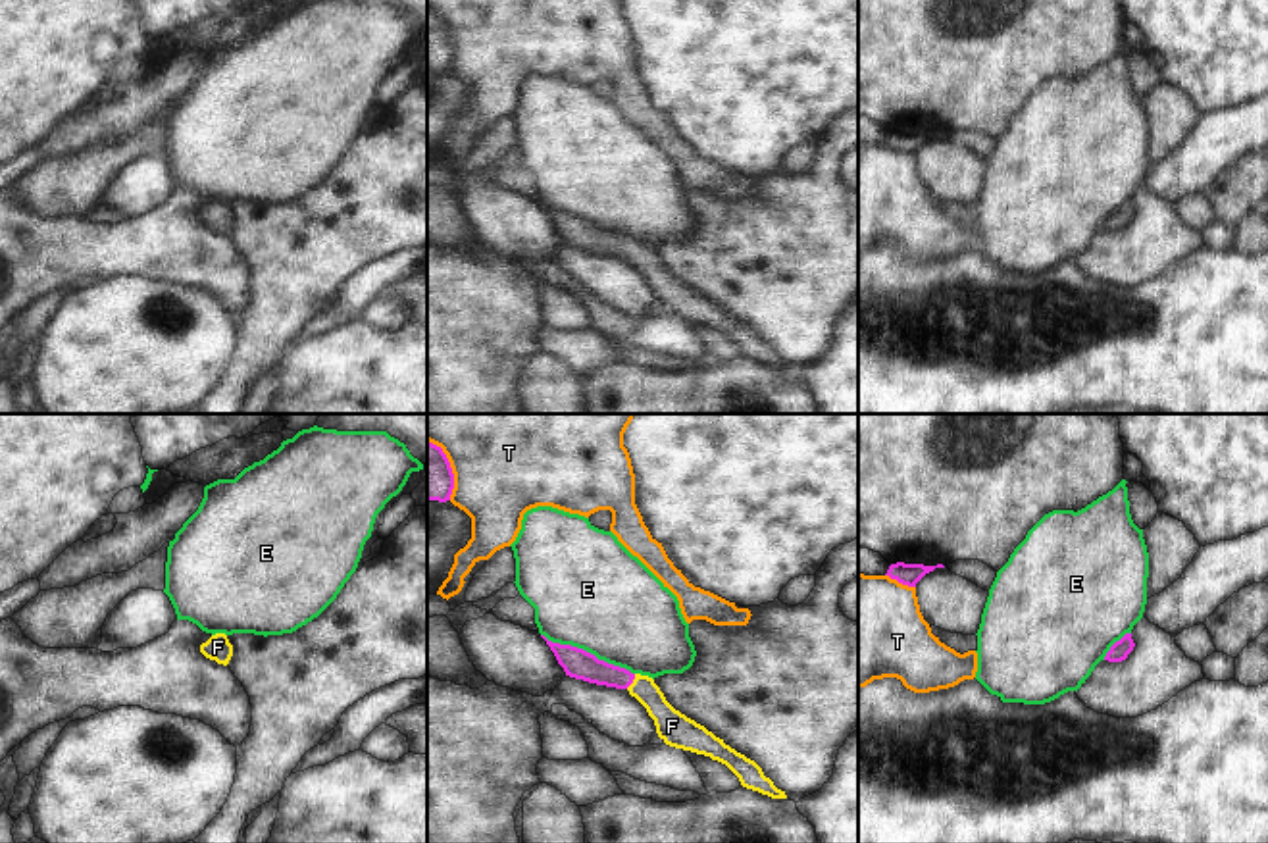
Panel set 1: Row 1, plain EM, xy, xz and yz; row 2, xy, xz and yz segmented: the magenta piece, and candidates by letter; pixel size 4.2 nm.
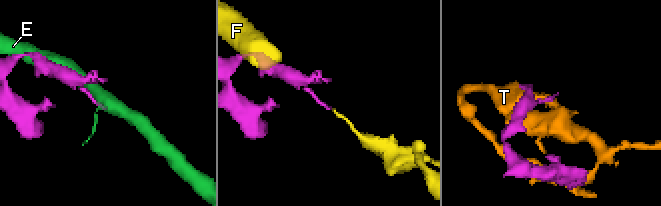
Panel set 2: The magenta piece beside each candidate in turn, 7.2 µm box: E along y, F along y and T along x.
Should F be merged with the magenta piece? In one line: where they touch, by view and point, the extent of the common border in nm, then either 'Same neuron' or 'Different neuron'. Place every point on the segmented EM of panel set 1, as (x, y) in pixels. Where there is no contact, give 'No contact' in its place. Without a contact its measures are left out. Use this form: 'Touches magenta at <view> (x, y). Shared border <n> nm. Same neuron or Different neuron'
Touches magenta at xz (632, 682). Shared border 80 nm. Same neuron

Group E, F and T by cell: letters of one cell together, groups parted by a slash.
E / F / T

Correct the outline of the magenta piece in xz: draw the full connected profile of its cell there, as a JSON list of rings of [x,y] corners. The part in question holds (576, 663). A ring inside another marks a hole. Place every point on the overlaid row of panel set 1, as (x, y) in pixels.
[[[545,635],[541,637],[554,652],[566,676],[596,685],[627,689],[629,695],[647,708],[648,716],[654,720],[658,737],[666,745],[704,754],[725,764],[747,789],[758,791],[772,799],[787,799],[785,791],[777,789],[754,760],[737,753],[704,726],[675,710],[666,701],[652,677],[631,674],[625,668],[598,660],[595,654],[583,649],[552,643]]]

